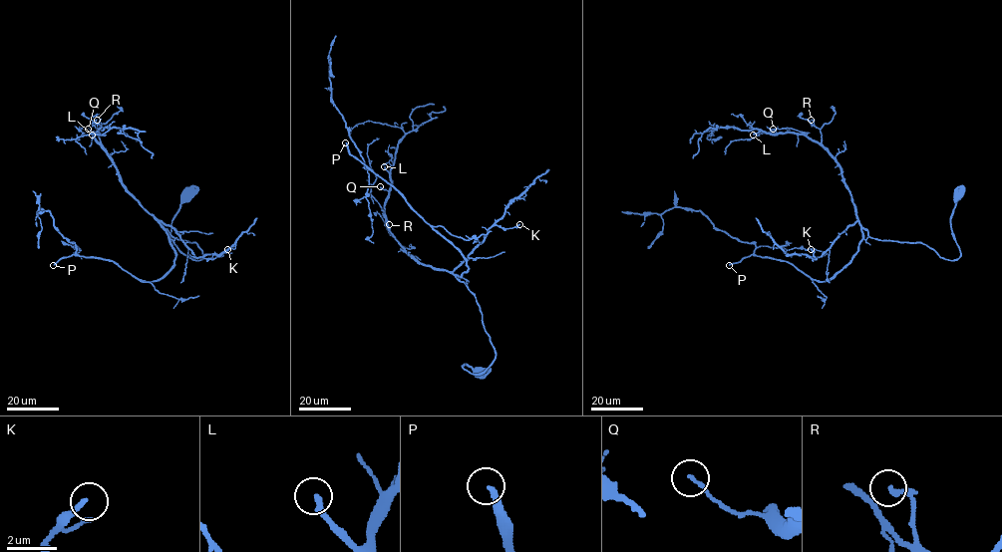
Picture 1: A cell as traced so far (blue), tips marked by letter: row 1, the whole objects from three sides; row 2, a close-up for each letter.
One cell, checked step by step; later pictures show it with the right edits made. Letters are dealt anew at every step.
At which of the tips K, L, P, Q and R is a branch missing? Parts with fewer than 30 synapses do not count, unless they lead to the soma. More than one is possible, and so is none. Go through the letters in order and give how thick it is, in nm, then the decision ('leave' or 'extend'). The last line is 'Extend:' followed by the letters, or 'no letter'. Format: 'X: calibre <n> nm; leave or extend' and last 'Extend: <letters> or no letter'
K: calibre 180 nm; leave
L: calibre 260 nm; extend
P: calibre 240 nm; extend
Q: calibre 140 nm; leave
R: calibre 190 nm; leave
Extend: L, P

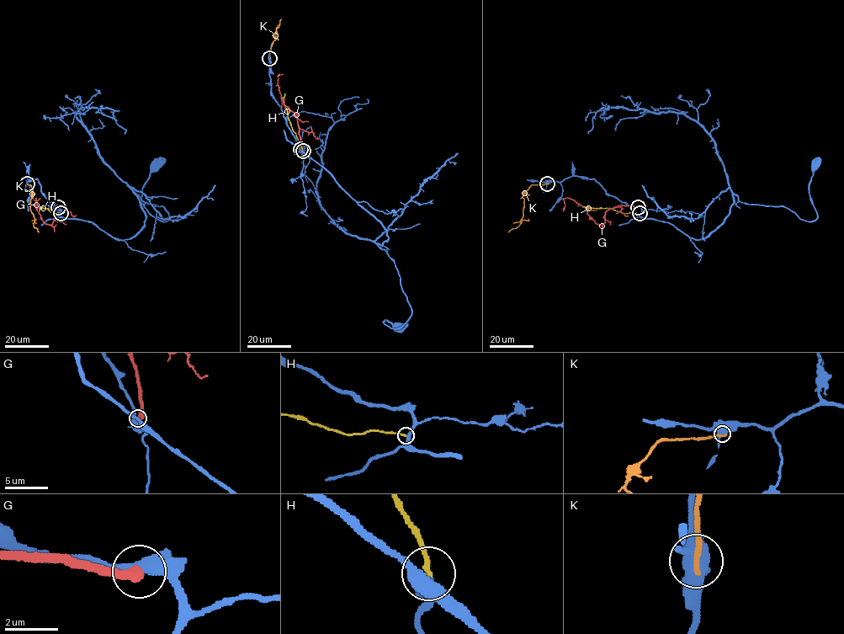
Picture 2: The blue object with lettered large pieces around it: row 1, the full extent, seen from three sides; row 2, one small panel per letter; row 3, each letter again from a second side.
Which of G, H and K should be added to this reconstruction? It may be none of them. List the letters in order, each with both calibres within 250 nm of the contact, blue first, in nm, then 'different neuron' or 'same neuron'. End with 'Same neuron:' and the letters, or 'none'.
G: 400/420 nm | different neuron
H: 260/170 nm | same neuron
K: 500/260 nm | different neuron
Same neuron: H

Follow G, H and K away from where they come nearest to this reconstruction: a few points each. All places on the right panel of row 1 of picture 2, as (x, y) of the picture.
G: (638, 206), (618, 205), (609, 208), (602, 225), (597, 224), (586, 210), (571, 199), (564, 199), (563, 211)
H: (639, 213), (582, 206)
K: (547, 183), (533, 184), (528, 189), (522, 197), (524, 208), (521, 222), (508, 232)

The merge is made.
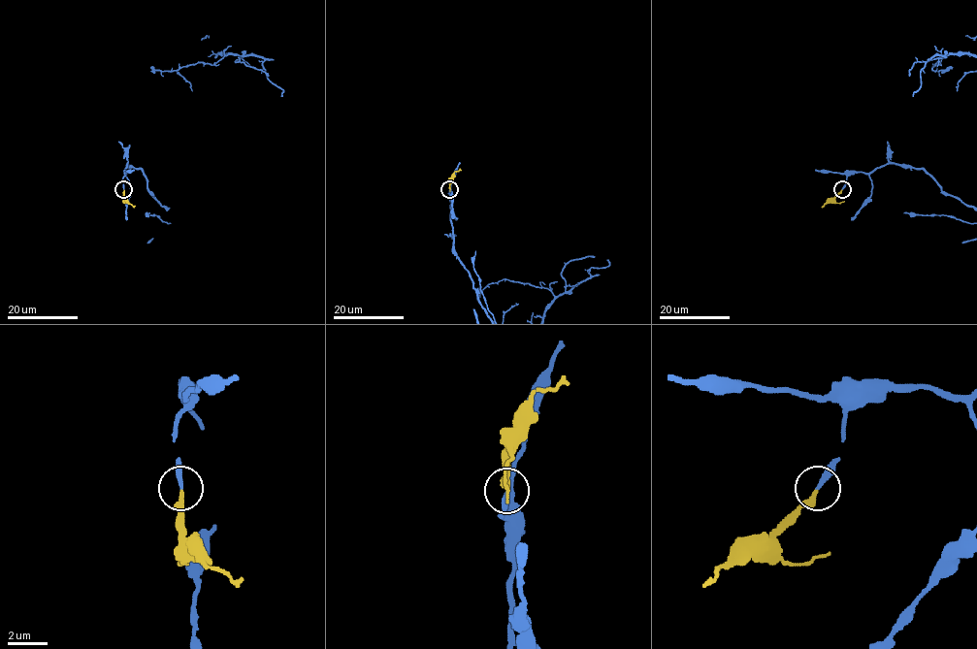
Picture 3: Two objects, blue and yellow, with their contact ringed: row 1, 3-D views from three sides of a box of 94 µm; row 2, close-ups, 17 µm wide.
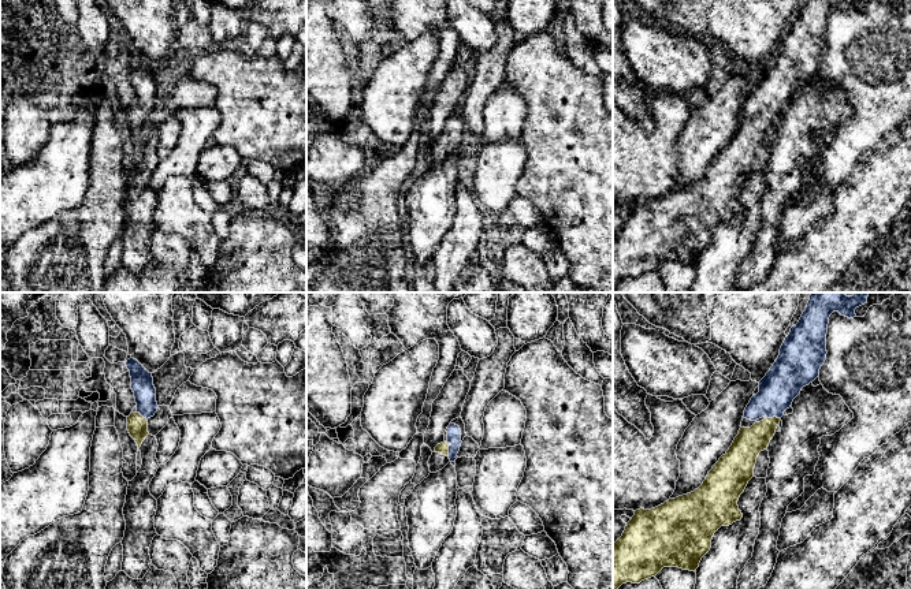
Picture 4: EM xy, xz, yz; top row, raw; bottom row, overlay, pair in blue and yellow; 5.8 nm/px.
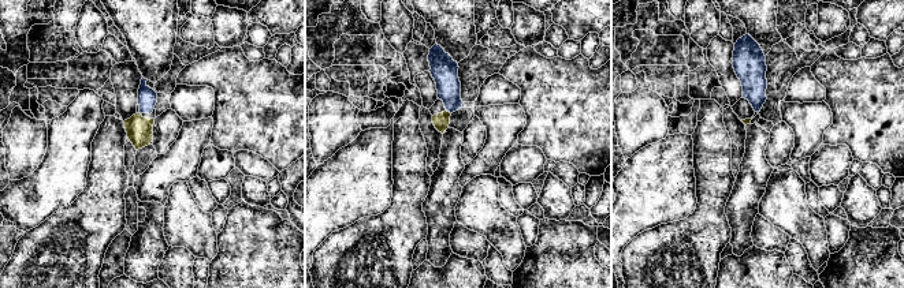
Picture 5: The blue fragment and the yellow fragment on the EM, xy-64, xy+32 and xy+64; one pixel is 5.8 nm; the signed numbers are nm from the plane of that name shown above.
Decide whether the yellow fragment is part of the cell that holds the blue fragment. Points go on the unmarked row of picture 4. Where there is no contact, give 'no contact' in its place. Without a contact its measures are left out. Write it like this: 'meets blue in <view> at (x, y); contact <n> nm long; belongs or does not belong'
meets blue in yz at (773, 110); contact 70 nm long; belongs

